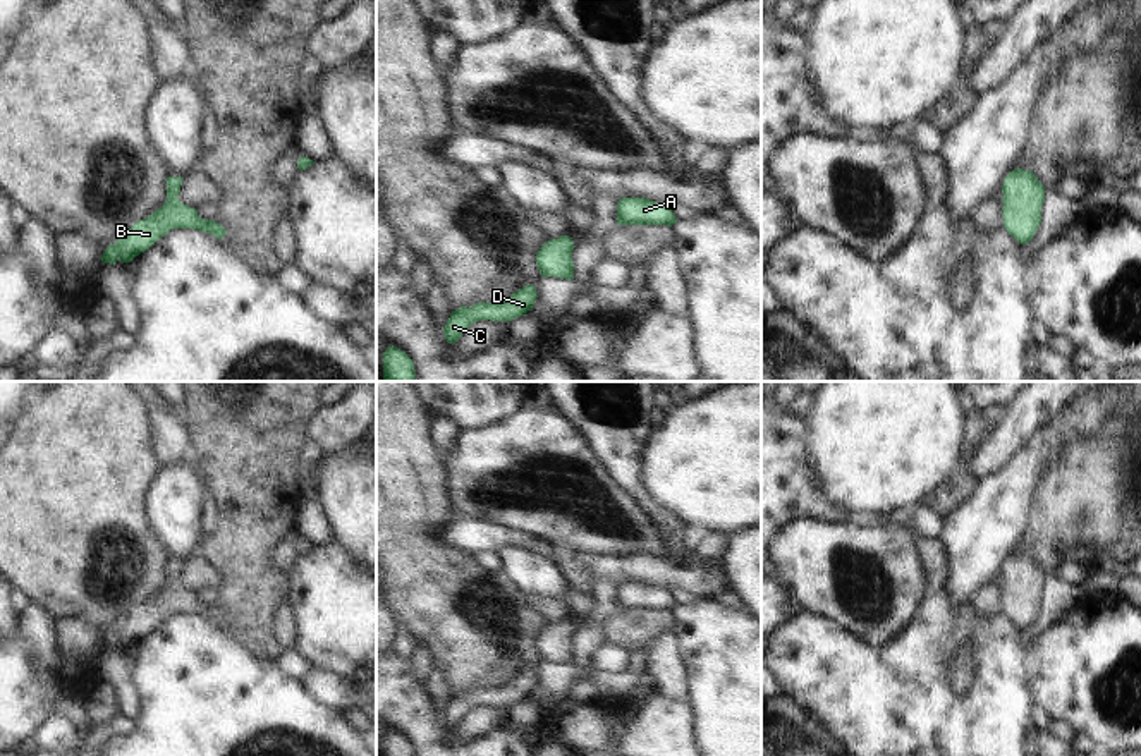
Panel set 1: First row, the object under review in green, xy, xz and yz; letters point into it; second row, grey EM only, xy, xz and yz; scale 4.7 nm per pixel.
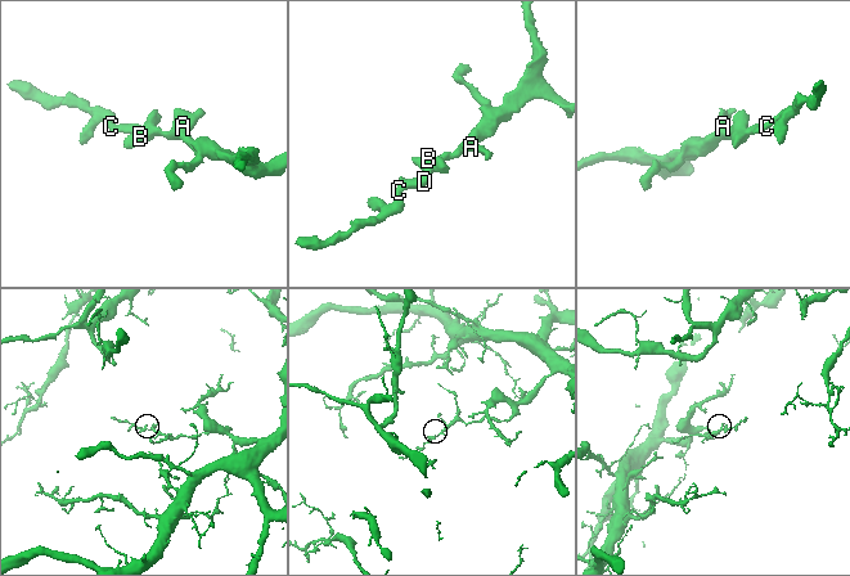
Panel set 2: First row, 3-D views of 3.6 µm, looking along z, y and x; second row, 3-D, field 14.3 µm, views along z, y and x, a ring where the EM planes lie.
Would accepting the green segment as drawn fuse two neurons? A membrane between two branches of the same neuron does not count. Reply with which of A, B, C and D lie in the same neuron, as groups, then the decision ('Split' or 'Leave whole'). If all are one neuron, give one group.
Groups: A B C D. Leave whole

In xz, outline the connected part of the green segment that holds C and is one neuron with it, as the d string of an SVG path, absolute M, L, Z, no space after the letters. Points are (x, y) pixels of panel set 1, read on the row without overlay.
M526 670L498 687L476 687L471 692L461 691L452 696L447 710L443 711L445 725L448 729L455 729L474 706L512 706L514 703L524 701L533 694L536 682L536 672Z

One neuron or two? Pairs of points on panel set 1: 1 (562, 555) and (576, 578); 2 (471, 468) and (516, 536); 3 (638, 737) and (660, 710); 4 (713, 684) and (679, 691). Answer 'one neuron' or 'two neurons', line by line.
1: one neuron
2: two neurons
3: one neuron
4: two neurons

